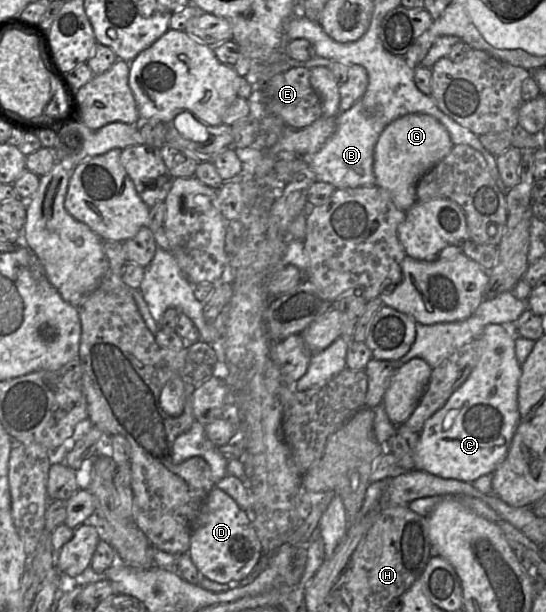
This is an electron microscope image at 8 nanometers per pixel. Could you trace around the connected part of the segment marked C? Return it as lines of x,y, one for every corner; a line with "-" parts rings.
498,324
487,325
479,336
479,359
475,367
464,381
464,383
449,397
446,403
436,411
423,425
419,433
419,440
414,452
414,468
418,471
425,471
444,479
455,479
463,482
472,483
477,478
492,474
505,459
514,432
519,422
518,412
518,384
521,376
521,364
518,363
515,355
514,332
511,327

